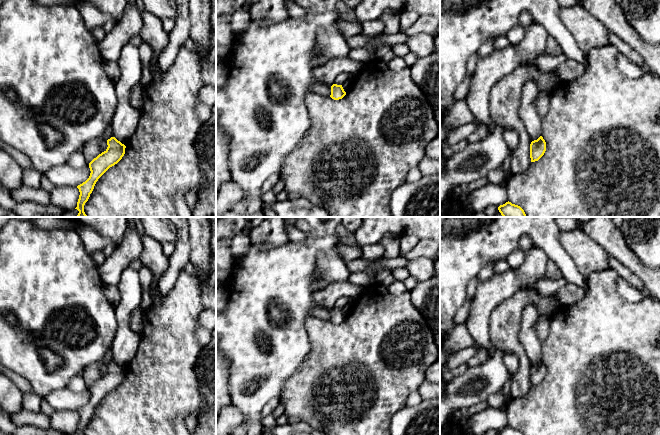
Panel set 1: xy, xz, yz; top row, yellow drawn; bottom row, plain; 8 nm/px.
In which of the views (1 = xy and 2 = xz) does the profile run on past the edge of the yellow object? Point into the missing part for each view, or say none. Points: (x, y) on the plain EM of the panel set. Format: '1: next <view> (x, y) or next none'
1: next none
2: next none

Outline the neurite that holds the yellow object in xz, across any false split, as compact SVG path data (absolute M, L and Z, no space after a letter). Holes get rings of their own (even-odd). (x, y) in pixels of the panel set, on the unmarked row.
M333 308L331 310L331 319L330 321L334 324L342 323L346 319L342 309Z

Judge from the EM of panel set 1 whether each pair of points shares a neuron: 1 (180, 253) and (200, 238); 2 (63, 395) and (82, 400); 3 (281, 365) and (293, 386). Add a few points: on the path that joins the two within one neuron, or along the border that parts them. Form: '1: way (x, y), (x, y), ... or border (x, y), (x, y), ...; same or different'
1: border (188, 227), (190, 261); different
2: way (68, 400), (77, 400); same
3: border (304, 360), (298, 369), (286, 380), (278, 398); different

